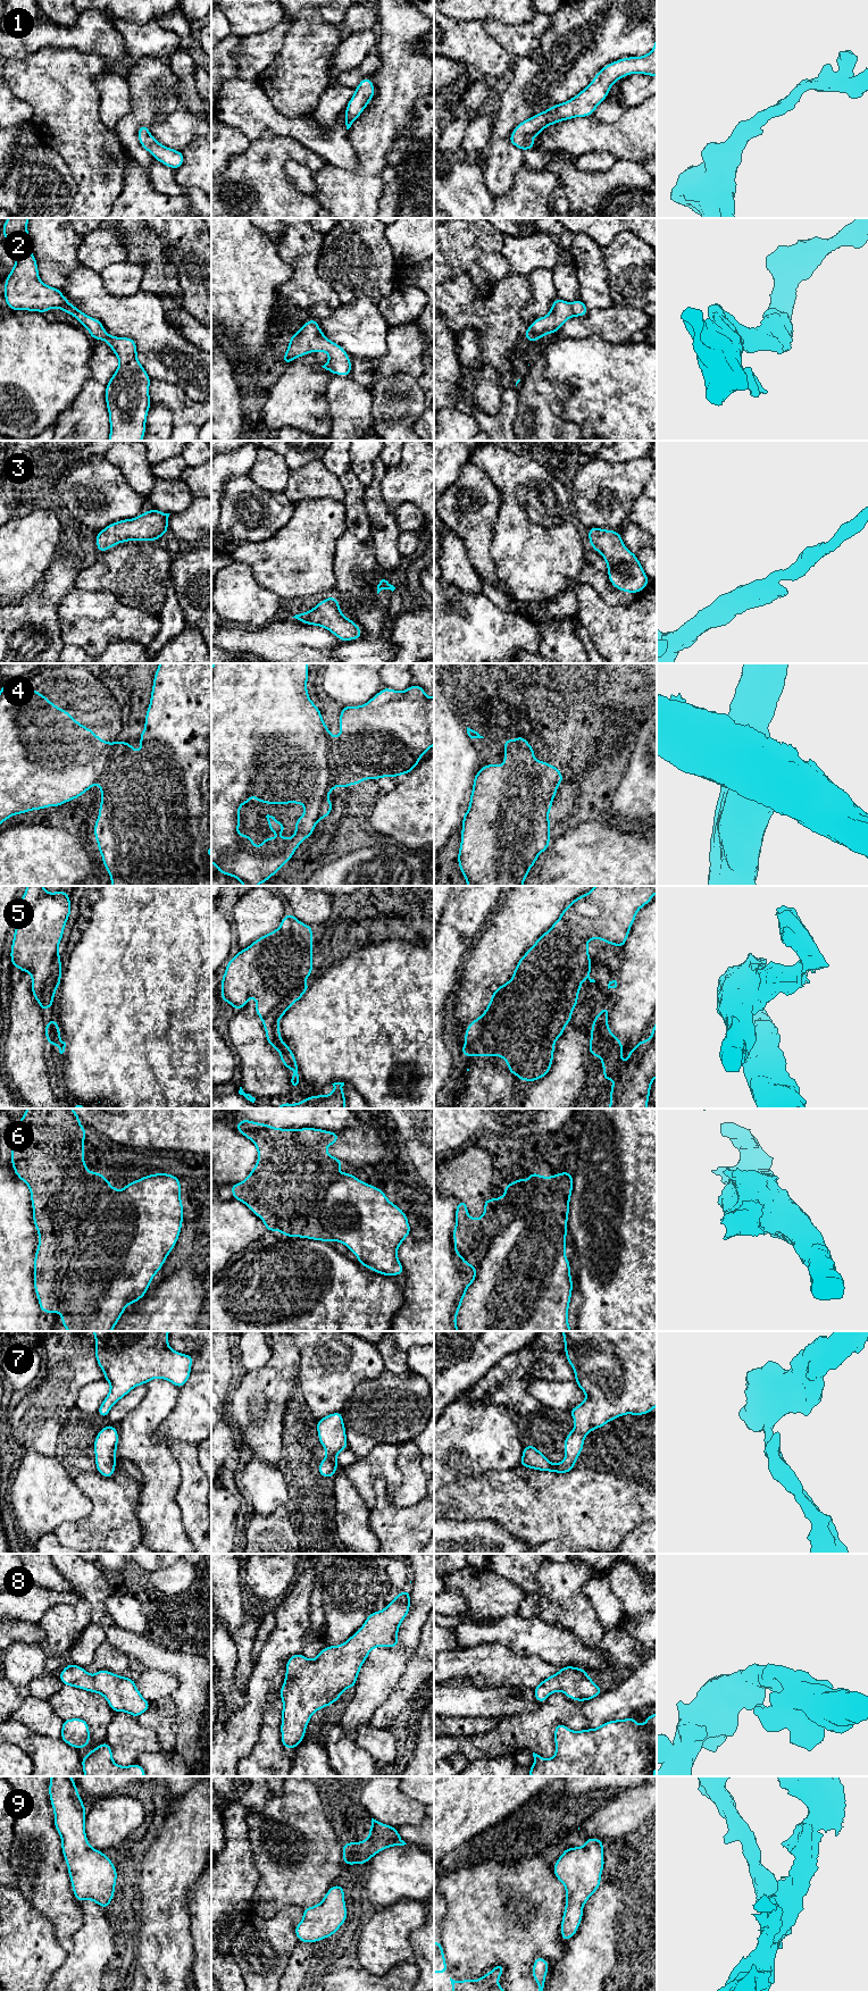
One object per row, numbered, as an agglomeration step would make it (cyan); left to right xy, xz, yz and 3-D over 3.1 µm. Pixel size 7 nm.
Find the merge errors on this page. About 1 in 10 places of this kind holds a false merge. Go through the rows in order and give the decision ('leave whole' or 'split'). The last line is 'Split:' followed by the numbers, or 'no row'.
1: leave whole
2: leave whole
3: leave whole
4: split
5: split
6: leave whole
7: leave whole
8: leave whole
9: leave whole
Split: 4, 5

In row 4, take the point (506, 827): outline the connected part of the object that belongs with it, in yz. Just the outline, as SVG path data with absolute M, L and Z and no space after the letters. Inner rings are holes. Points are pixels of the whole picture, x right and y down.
M485 764L476 772L471 790L469 808L462 817L458 853L458 864L467 886L523 886L537 856L549 847L551 823L548 814L553 797L543 792L536 772L523 773L509 764Z

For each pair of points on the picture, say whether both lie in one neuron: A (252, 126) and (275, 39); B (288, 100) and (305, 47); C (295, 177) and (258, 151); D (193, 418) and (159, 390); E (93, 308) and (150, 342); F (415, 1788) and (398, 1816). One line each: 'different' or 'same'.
A: different
B: same
C: different
D: same
E: same
F: different

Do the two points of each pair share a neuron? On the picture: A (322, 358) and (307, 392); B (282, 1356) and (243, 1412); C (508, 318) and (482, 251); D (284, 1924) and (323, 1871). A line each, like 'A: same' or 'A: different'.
A: same
B: same
C: different
D: different

